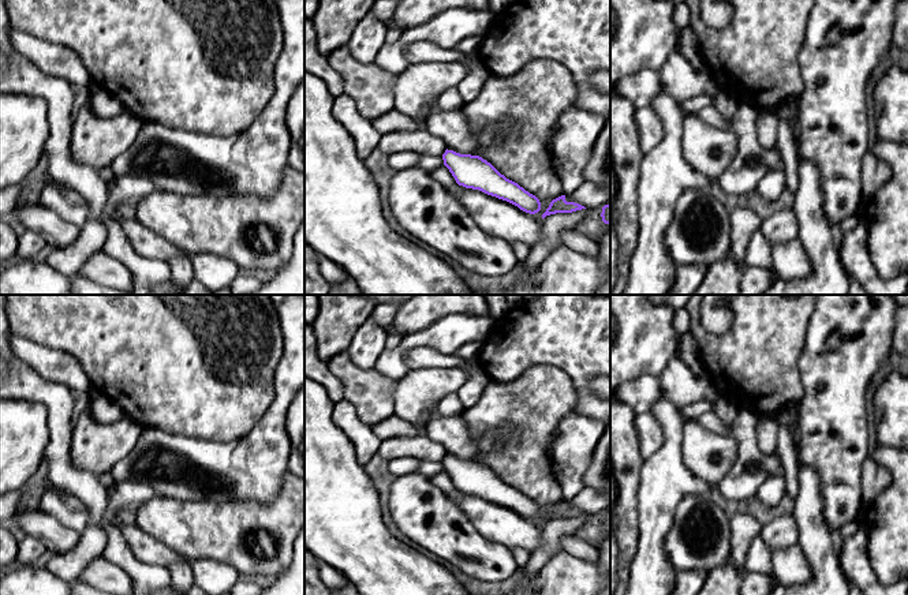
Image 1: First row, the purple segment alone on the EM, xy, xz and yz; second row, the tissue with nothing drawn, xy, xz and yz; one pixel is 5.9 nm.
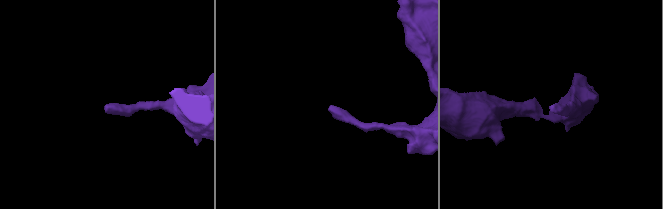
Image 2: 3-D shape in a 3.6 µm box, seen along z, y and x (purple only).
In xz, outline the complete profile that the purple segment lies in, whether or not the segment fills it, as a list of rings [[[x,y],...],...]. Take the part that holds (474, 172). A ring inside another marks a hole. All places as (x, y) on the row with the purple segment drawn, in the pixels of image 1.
[[[446,149],[442,160],[459,186],[507,201],[530,214],[541,210],[541,202],[535,195],[507,179],[482,157]]]

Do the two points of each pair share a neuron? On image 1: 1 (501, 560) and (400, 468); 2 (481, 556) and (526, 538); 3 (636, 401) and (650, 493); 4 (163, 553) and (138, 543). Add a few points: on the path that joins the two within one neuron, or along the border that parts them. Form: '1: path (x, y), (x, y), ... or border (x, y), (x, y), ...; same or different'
1: border (414, 471), (395, 478); different
2: border (477, 531), (512, 550); different
3: border (661, 396), (650, 410); different
4: path (157, 553), (144, 546); same

